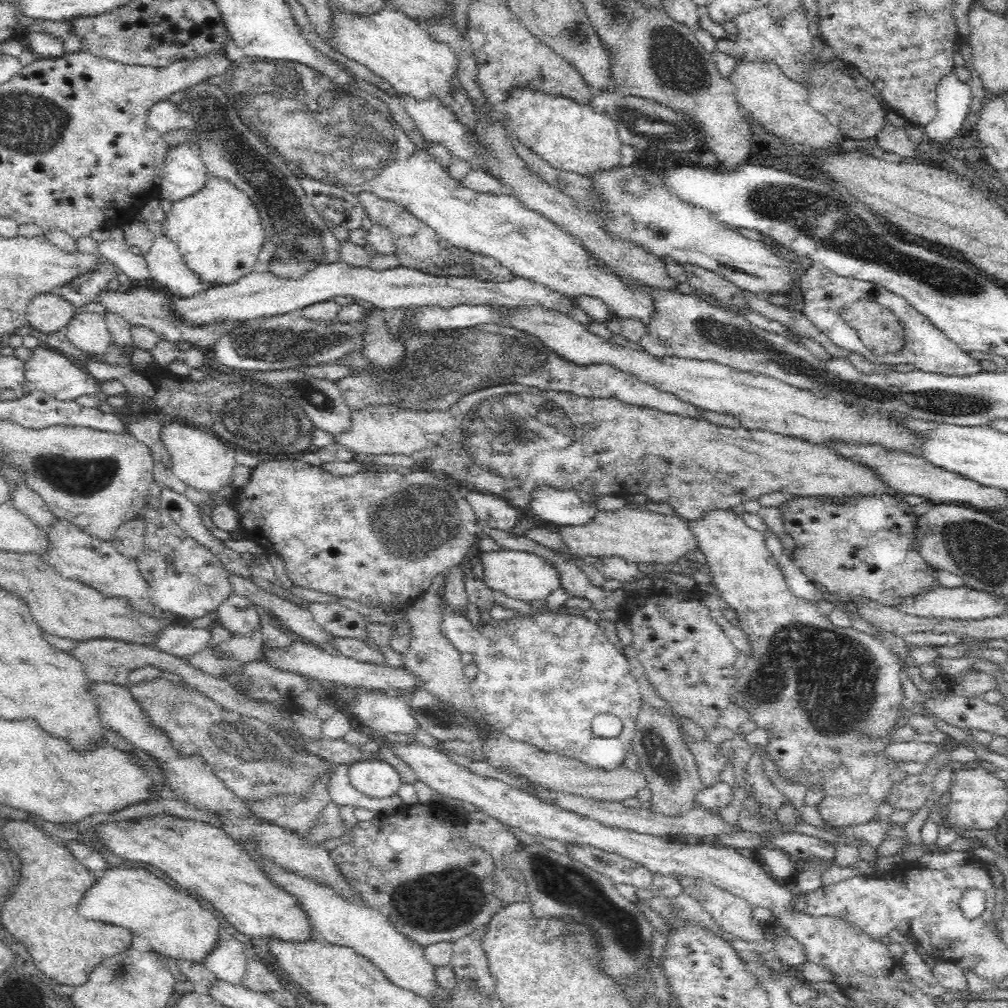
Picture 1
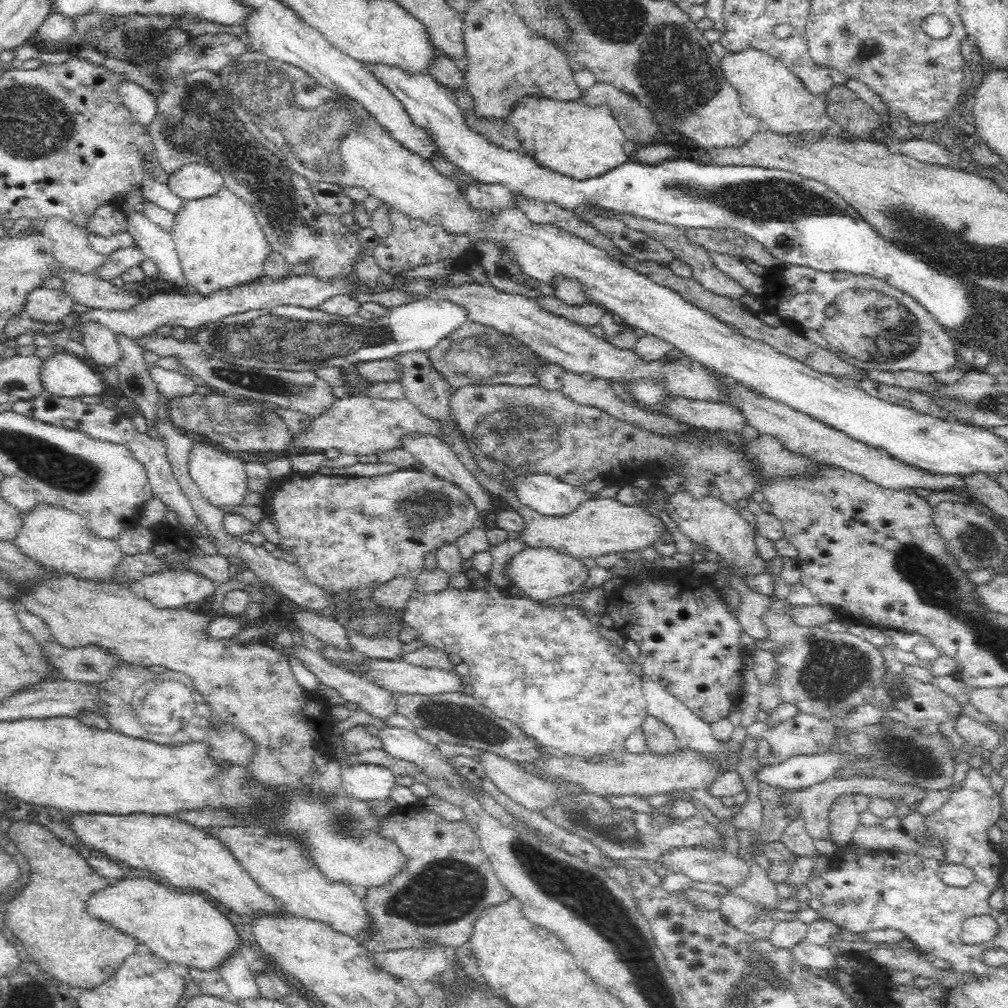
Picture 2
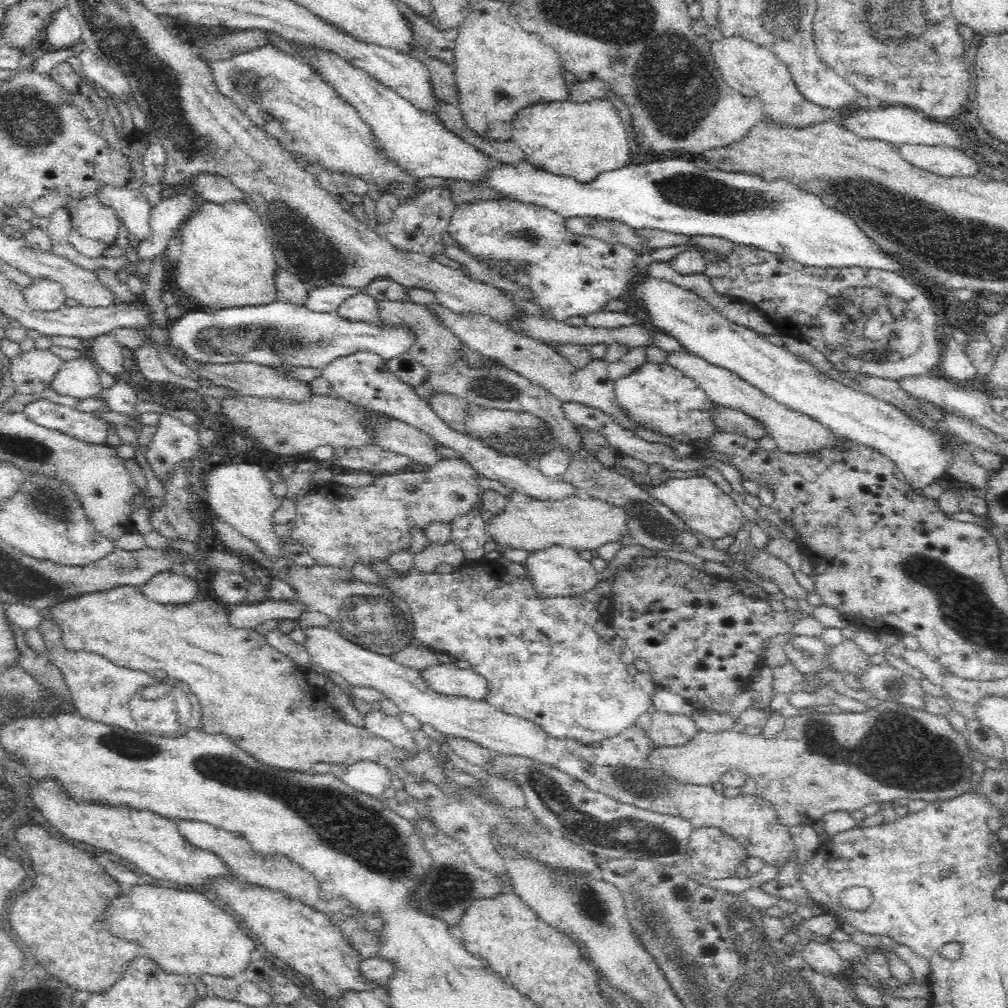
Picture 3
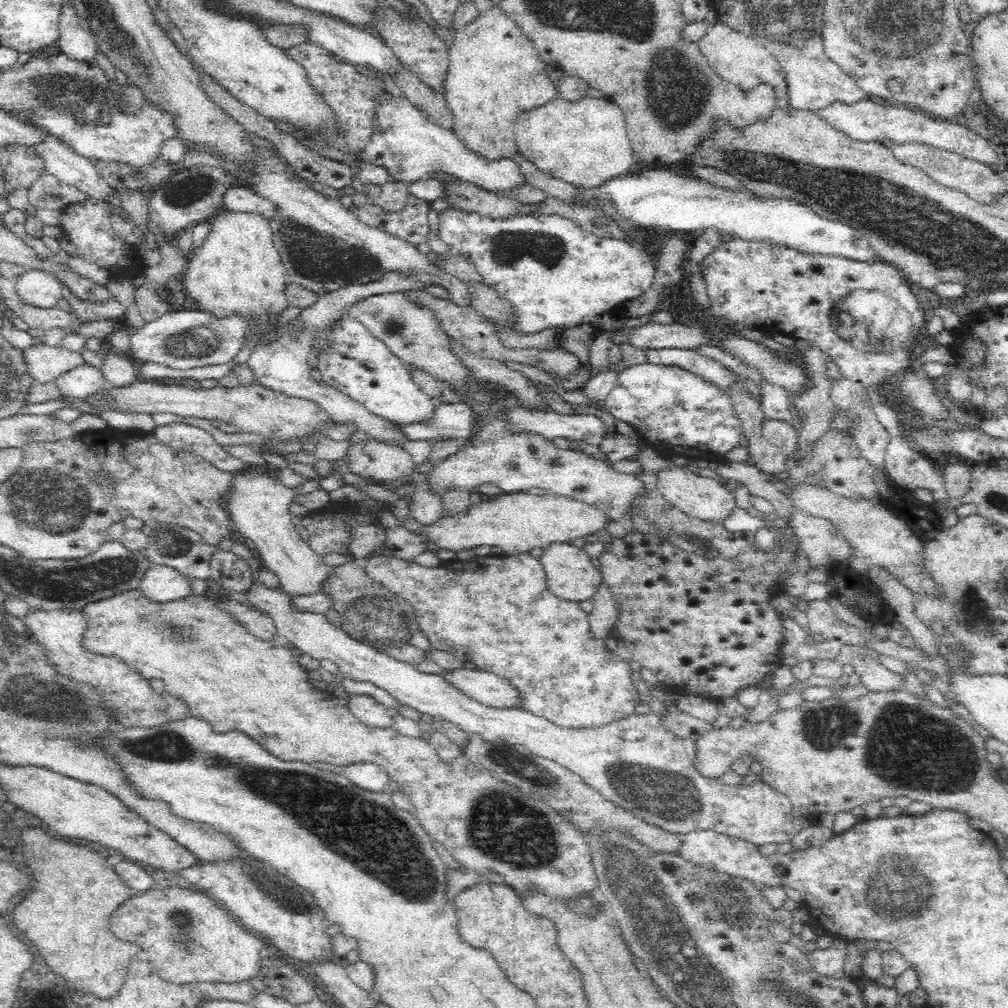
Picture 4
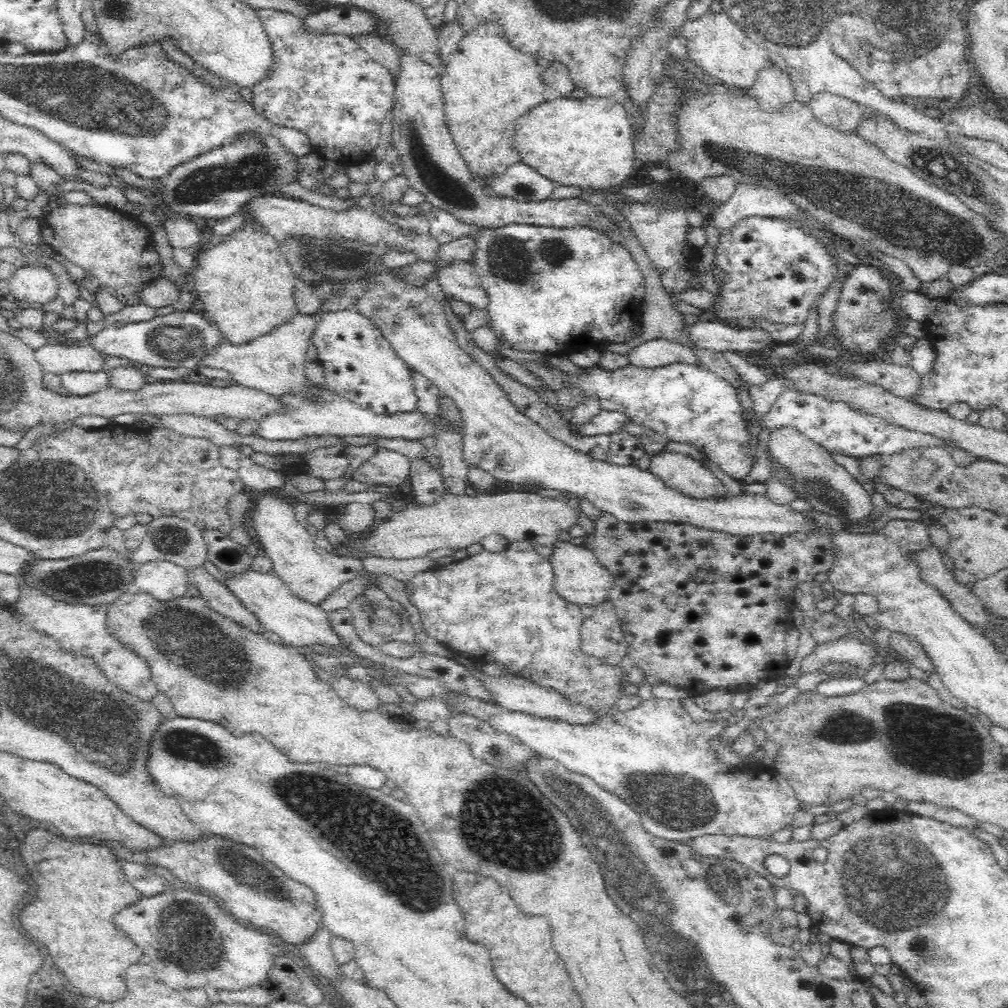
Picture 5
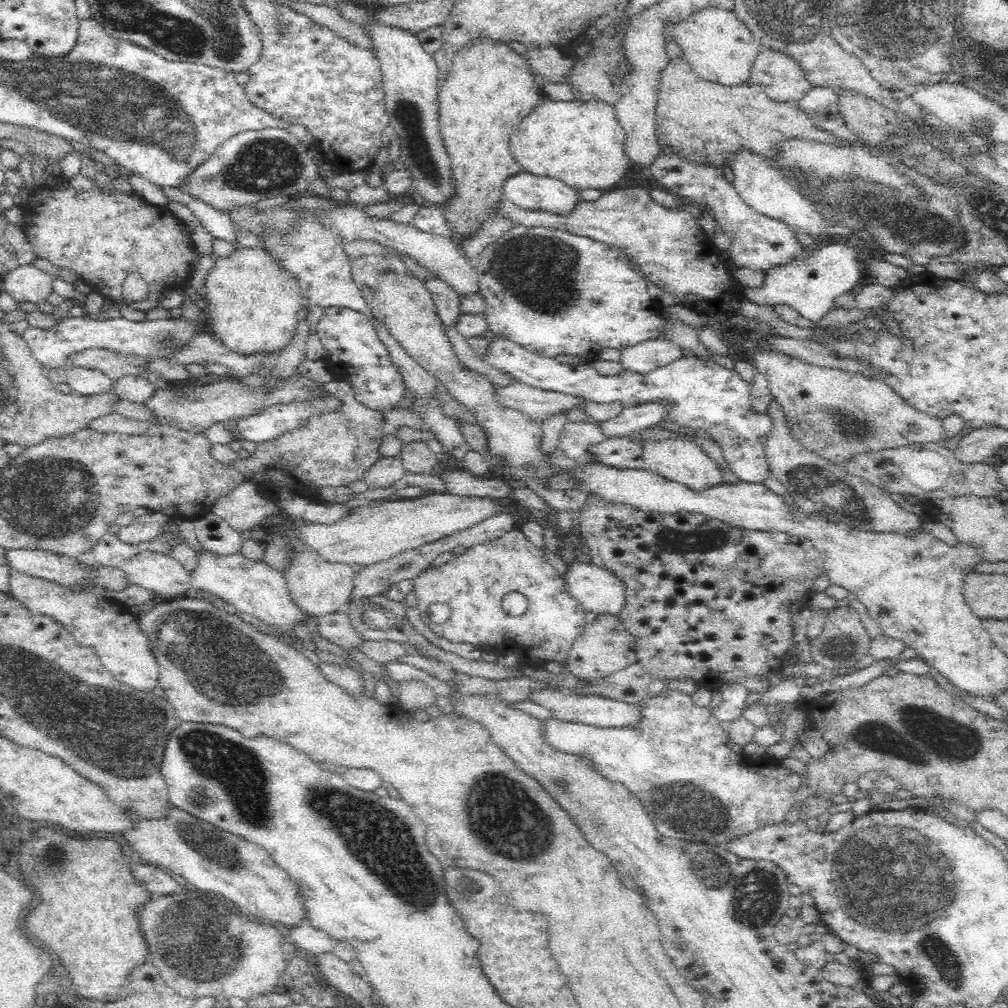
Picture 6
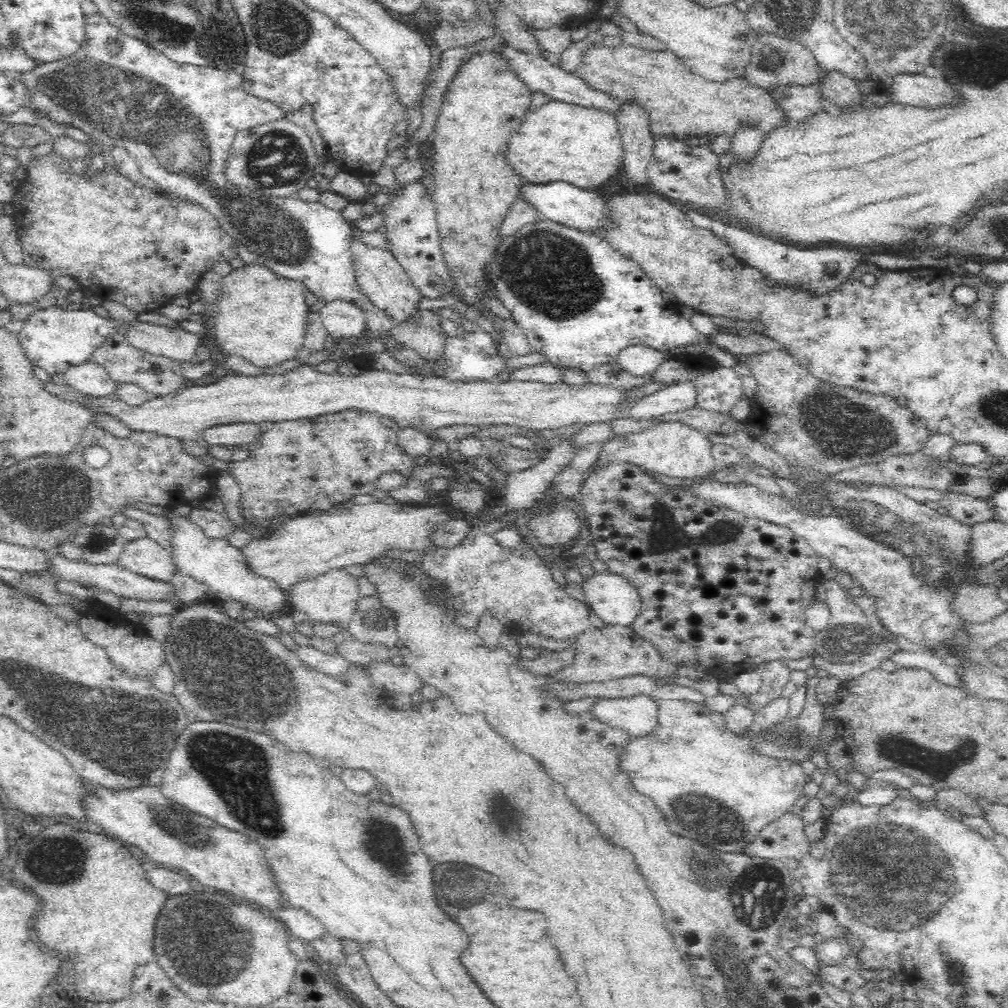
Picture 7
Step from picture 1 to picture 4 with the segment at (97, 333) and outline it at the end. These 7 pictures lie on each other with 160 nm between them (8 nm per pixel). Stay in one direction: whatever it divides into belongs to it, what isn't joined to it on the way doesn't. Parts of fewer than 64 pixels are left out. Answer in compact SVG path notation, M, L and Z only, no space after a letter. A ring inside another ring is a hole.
M116 350L103 356L101 371L108 387L127 387L138 380L135 363Z

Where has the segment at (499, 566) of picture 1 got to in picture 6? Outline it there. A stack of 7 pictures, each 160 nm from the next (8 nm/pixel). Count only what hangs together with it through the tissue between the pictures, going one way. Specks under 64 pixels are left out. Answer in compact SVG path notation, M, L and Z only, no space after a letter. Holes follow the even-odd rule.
M573 561L567 564L563 580L566 590L580 602L585 612L619 618L626 606L624 581L608 569Z

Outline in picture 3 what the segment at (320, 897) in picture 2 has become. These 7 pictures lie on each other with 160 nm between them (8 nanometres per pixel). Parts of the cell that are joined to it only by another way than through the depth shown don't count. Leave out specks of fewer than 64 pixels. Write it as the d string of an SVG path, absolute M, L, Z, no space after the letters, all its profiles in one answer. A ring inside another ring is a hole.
M173 818L172 821L176 825L180 836L188 844L191 844L198 850L203 850L205 853L217 856L232 874L246 879L246 881L253 885L284 891L284 893L290 895L290 898L302 899L302 901L313 906L317 911L326 912L331 917L342 918L349 916L343 901L324 902L320 900L317 895L317 882L307 872L296 867L287 858L262 858L255 854L250 848L248 841L239 836L239 834L228 832L205 822L182 820L179 818Z

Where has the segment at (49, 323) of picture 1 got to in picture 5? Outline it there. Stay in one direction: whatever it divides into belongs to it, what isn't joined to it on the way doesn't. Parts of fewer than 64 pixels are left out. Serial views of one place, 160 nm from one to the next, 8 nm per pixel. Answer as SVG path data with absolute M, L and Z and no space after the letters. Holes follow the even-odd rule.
M25 265L9 278L10 297L46 306L57 298L57 281L45 266Z

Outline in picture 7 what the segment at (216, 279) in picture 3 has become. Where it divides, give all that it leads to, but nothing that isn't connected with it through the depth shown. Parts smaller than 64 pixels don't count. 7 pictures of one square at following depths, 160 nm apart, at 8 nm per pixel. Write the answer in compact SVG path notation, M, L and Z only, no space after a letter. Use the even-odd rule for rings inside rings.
M259 262L232 269L228 275L222 277L220 301L209 315L214 321L214 329L208 334L208 339L220 346L226 355L240 356L260 369L280 366L282 362L296 358L298 350L303 346L306 322L311 313L306 304L307 291L302 281L278 276Z

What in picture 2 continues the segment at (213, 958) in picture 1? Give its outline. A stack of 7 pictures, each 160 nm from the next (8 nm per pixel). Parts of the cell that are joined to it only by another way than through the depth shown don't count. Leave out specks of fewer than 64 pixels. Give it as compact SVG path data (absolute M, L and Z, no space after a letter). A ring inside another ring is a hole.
M242 951L236 952L233 958L226 960L218 972L228 985L229 991L237 998L237 1002L260 998L260 989L251 975L249 964L245 961Z

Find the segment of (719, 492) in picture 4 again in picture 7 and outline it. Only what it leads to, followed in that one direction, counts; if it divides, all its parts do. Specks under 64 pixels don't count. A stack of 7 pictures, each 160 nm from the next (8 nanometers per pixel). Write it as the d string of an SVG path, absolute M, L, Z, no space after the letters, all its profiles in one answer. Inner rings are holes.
M666 421L663 424L650 426L641 432L610 440L603 446L593 467L614 461L626 461L658 476L664 474L670 477L697 479L718 466L718 462L712 456L712 445L706 435L691 426Z

